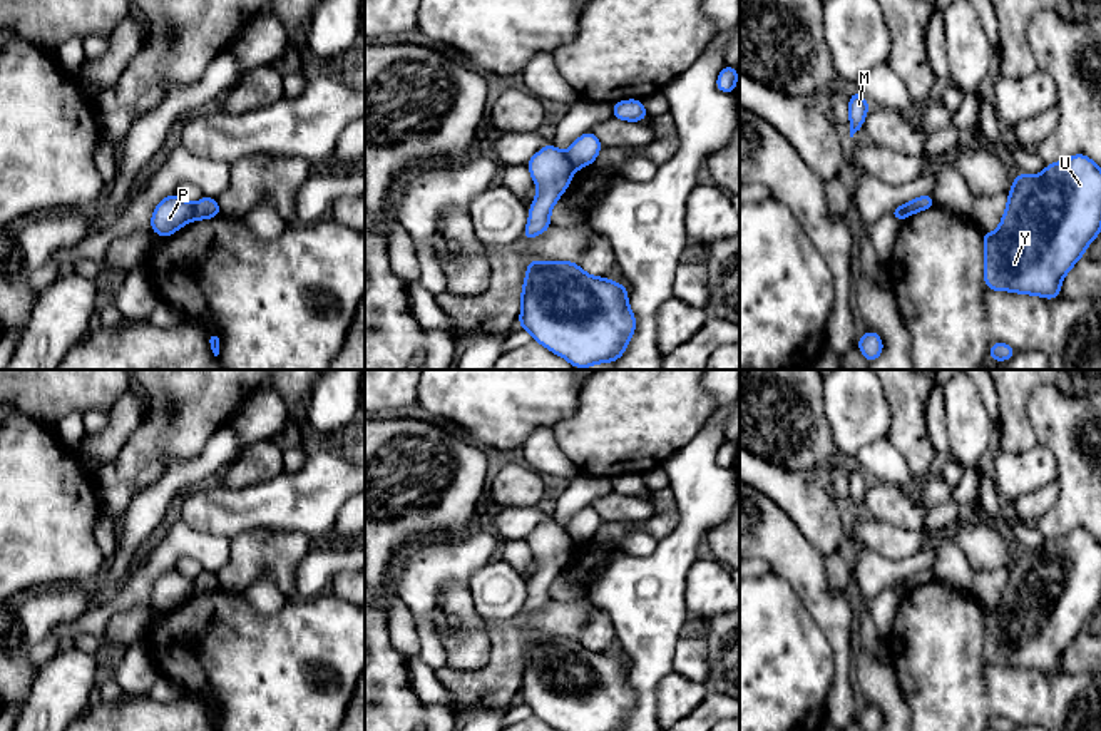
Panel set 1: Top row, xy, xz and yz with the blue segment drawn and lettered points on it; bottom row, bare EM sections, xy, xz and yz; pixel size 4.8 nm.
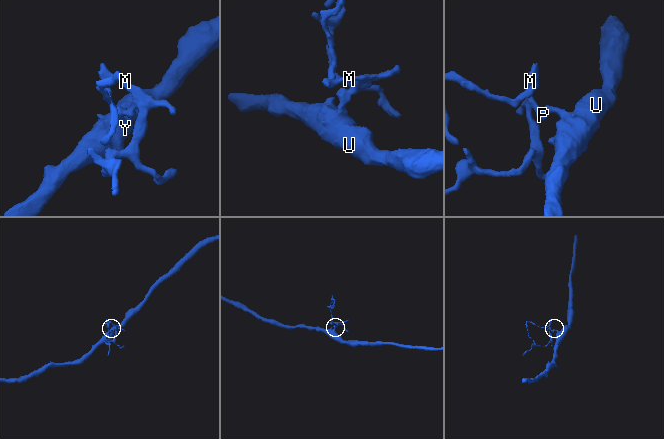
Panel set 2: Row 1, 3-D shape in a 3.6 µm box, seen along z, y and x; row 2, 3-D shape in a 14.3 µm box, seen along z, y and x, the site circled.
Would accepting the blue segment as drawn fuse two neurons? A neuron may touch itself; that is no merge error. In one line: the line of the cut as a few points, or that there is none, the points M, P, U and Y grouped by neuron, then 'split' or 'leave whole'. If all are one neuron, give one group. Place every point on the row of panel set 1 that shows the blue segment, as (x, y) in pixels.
xy (194, 204), (191, 218) | M / P U Y | split

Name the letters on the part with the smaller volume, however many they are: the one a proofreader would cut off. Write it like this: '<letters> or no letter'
M

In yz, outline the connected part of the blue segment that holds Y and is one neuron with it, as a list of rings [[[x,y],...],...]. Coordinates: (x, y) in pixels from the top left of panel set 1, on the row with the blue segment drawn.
[[[1078,152],[1066,161],[1046,164],[1041,176],[1016,174],[1007,207],[996,233],[982,231],[984,284],[992,291],[1054,299],[1061,281],[1101,234],[1101,167]]]

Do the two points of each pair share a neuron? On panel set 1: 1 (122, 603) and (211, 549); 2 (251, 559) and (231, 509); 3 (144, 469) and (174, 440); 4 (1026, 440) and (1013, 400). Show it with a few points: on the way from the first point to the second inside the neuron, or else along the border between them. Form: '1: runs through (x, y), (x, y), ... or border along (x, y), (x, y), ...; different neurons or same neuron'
1: runs through (143, 579), (173, 549), (188, 549); same neuron
2: border along (261, 527), (245, 531), (231, 541); different neurons
3: runs through (151, 462), (168, 445); same neuron
4: runs through (1016, 430), (1013, 410); same neuron

